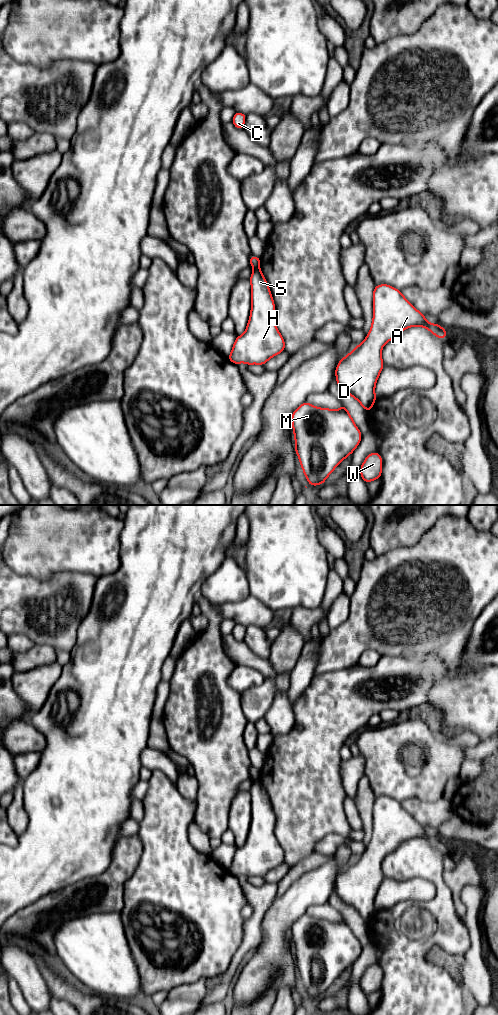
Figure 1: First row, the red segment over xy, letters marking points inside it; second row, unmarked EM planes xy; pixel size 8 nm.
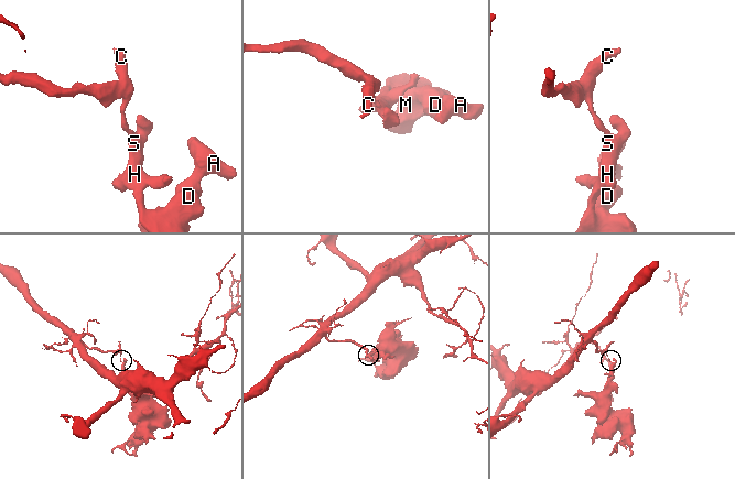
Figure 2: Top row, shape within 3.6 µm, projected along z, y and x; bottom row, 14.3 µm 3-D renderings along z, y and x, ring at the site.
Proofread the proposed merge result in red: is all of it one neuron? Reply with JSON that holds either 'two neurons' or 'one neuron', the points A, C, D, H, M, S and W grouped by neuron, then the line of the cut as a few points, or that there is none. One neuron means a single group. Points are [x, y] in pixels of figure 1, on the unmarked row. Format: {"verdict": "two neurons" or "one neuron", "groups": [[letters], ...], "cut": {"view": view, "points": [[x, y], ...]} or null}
{"verdict": "two neurons", "groups": [["A", "D", "H", "M", "S", "W"], ["C"]], "cut": {"view": "xy", "points": [[258, 779], [254, 781]]}}

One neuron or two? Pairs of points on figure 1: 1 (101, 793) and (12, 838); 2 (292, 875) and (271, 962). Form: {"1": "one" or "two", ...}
{"1": "two", "2": "two"}

